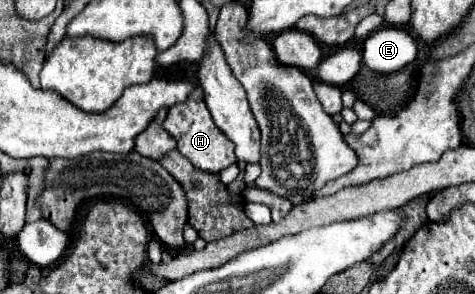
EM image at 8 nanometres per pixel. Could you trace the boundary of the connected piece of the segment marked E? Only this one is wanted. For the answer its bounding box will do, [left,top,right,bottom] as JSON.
[363,26,417,74]

